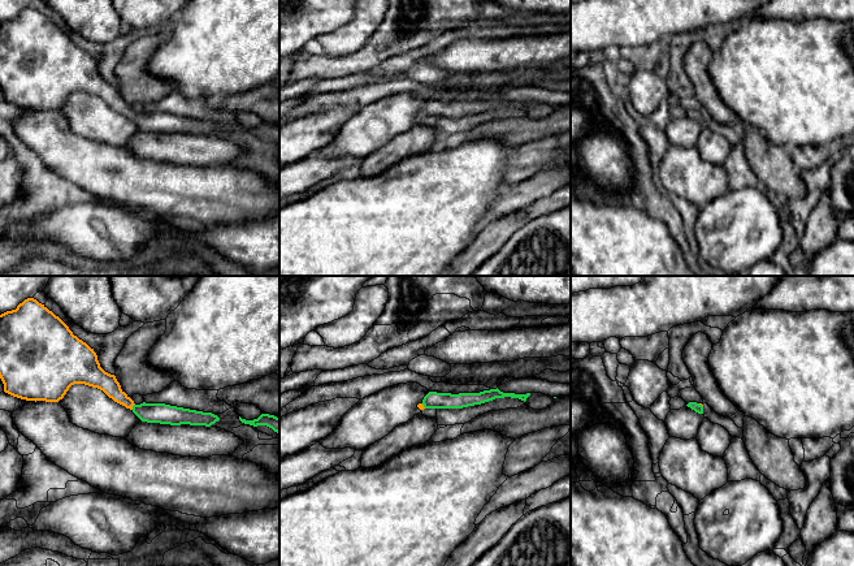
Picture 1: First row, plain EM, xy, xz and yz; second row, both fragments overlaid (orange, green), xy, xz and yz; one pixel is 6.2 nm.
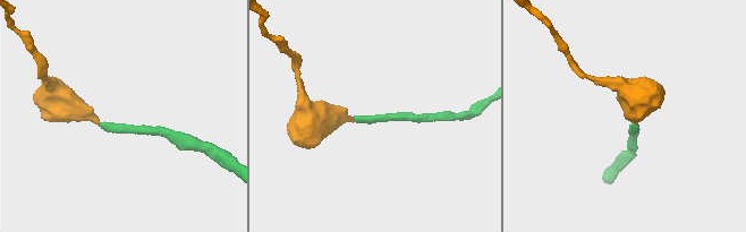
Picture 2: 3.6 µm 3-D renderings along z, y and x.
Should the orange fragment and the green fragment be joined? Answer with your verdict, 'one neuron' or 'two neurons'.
one neuron

